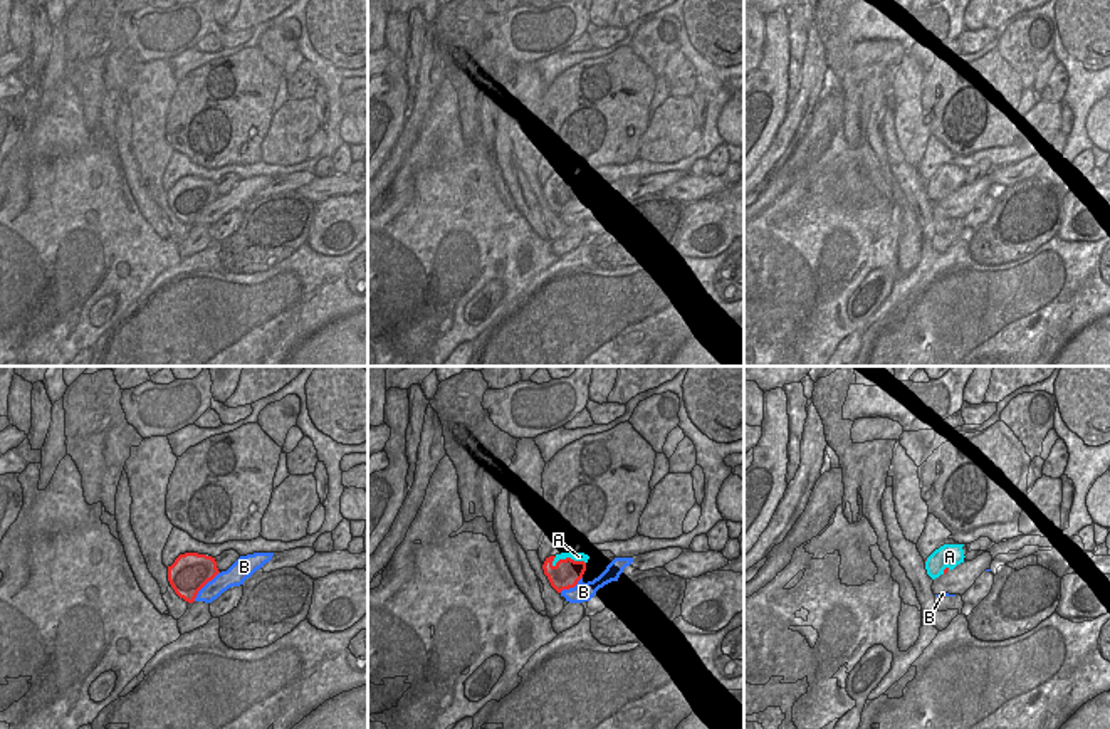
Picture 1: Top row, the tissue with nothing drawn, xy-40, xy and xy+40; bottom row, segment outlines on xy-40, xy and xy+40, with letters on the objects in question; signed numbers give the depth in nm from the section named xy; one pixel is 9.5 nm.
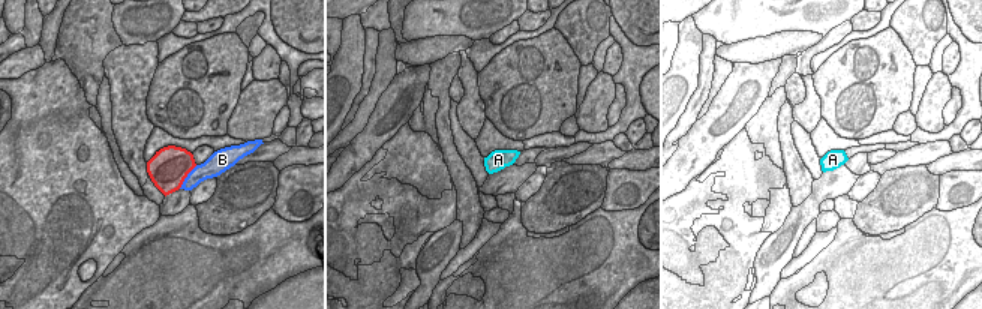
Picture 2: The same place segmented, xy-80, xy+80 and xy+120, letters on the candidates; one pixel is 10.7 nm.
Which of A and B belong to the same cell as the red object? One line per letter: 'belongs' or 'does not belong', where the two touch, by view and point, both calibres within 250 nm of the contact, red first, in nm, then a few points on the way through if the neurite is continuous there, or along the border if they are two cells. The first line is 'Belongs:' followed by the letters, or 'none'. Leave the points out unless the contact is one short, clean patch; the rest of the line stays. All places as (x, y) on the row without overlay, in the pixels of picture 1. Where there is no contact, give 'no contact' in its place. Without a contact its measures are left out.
Belongs: A
A: belongs; meets red in xy at (568, 182); 280 nm thick on the red side, 100 nm on the other; runs through xy (566, 197), (568, 182), (578, 180)
B: does not belong; meets red in xy-40 at (204, 209); 380 nm thick on the red side, 180 nm on the other

